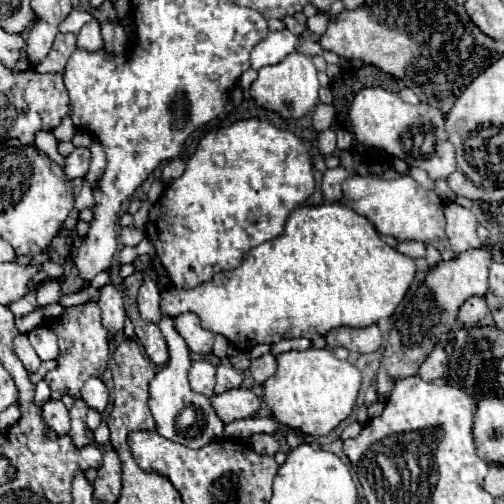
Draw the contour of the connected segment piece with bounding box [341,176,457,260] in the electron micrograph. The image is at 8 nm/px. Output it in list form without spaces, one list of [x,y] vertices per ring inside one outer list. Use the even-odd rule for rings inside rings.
[[[349,176],[343,184],[343,204],[367,216],[377,232],[403,240],[419,240],[435,246],[443,260],[453,260],[457,254],[451,250],[451,244],[445,234],[445,216],[443,216],[443,200],[431,192],[421,188],[411,176],[399,176],[393,180],[385,178],[365,178],[365,176]]]

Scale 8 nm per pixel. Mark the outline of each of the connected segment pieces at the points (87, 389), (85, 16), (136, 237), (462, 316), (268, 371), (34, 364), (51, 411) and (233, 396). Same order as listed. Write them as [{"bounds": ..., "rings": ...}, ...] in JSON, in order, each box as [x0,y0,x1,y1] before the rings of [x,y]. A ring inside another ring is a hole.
[{"bounds":[81,378,109,412],"rings":[[[91,378],[81,388],[81,398],[85,400],[85,404],[89,408],[95,408],[95,410],[103,412],[107,408],[107,402],[109,402],[109,392],[107,392],[101,378]]]},{"bounds":[63,10,91,32],"rings":[[[73,10],[73,12],[69,12],[69,16],[63,20],[63,24],[71,26],[71,28],[73,28],[71,32],[79,32],[79,28],[81,28],[83,24],[87,24],[89,20],[91,20],[91,14],[89,14],[89,12],[83,12],[83,10]]]},{"bounds":[121,228,143,246],"rings":[[[123,228],[121,230],[121,240],[125,246],[137,246],[143,240],[143,232],[135,230],[135,228]]]},{"bounds":[457,296,489,328],"rings":[[[473,296],[473,298],[465,300],[465,304],[459,308],[459,316],[457,318],[465,328],[473,328],[473,326],[481,324],[487,314],[489,314],[489,308],[485,304],[485,298]]]},{"bounds":[251,352,277,384],"rings":[[[269,352],[269,354],[265,354],[265,356],[261,356],[261,358],[255,358],[255,360],[251,360],[251,376],[255,378],[255,382],[259,382],[259,384],[263,384],[267,378],[271,378],[273,374],[275,374],[275,370],[277,370],[277,362],[275,362],[275,356]]]},{"bounds":[13,336,41,372],"rings":[[[17,336],[17,338],[13,340],[13,350],[15,350],[15,354],[21,358],[21,362],[25,364],[25,368],[27,368],[29,372],[37,372],[41,360],[39,360],[39,356],[35,354],[33,346],[29,344],[29,340],[27,340],[25,336]]]},{"bounds":[41,400,69,440],"rings":[[[49,400],[41,408],[41,418],[47,424],[47,438],[55,440],[59,436],[69,434],[69,410],[61,400]]]},{"bounds":[211,388,261,424],"rings":[[[233,388],[217,394],[211,398],[211,404],[225,424],[239,418],[251,418],[261,410],[261,400],[255,396],[253,390],[247,388]]]}]

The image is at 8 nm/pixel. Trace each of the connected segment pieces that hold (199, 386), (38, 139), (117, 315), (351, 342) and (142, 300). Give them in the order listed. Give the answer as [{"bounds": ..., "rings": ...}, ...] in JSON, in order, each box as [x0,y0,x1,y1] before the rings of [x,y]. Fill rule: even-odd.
[{"bounds":[189,360,215,396],"rings":[[[207,360],[193,362],[189,370],[189,384],[195,392],[213,396],[213,386],[215,386],[215,366],[209,364]]]},{"bounds":[35,132,65,168],"rings":[[[39,132],[39,134],[35,136],[35,146],[37,146],[43,154],[47,154],[51,160],[55,160],[61,168],[65,166],[65,158],[57,152],[57,140],[55,140],[55,136],[53,136],[51,132]]]},{"bounds":[97,284,125,332],"rings":[[[107,284],[99,290],[99,300],[97,300],[99,308],[101,308],[101,318],[103,318],[103,326],[111,332],[123,330],[123,320],[125,320],[125,308],[123,308],[123,294],[113,286]]]},{"bounds":[327,326,383,352],"rings":[[[369,326],[369,328],[335,328],[327,336],[327,348],[337,348],[343,346],[351,352],[375,352],[379,350],[383,336],[379,326]]]},{"bounds":[137,280,165,324],"rings":[[[145,280],[139,288],[137,306],[139,312],[141,312],[141,318],[145,322],[155,322],[157,324],[165,316],[159,308],[159,302],[161,302],[159,291],[158,285],[153,286],[148,280]]]}]

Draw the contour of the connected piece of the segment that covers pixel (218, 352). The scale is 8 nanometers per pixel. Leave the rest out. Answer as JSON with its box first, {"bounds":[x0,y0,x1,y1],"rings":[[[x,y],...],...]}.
{"bounds":[213,336,229,358],"rings":[[[215,336],[215,346],[213,346],[213,354],[217,358],[227,358],[229,356],[229,340],[225,336]]]}

